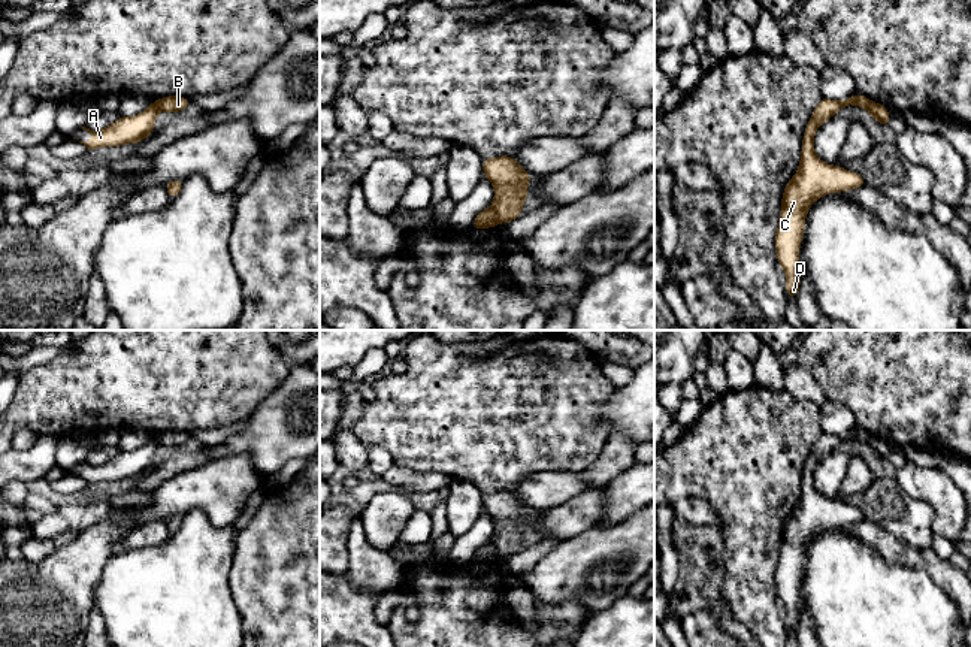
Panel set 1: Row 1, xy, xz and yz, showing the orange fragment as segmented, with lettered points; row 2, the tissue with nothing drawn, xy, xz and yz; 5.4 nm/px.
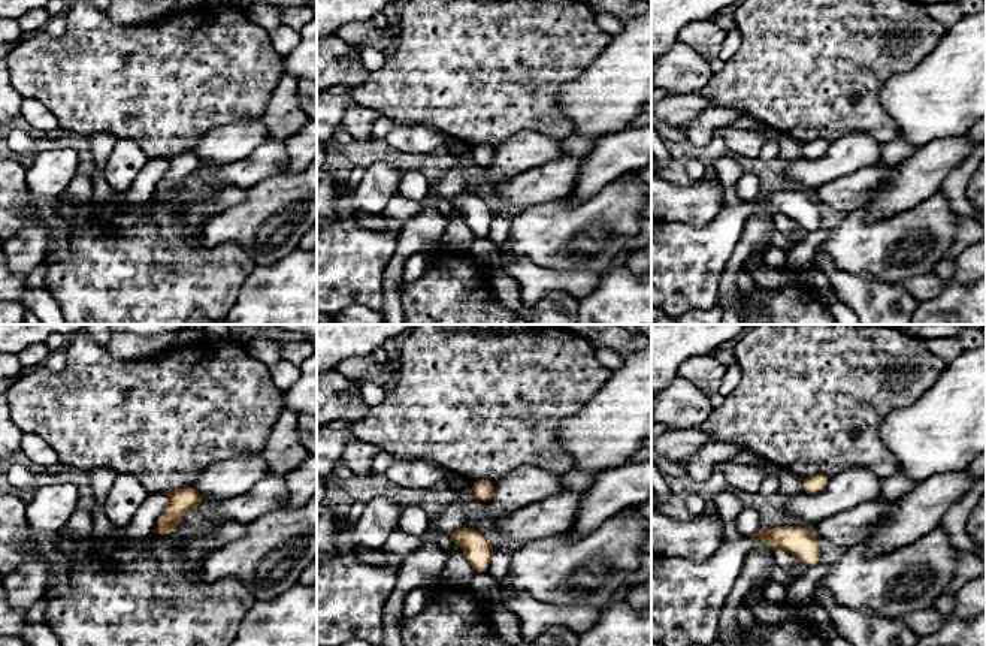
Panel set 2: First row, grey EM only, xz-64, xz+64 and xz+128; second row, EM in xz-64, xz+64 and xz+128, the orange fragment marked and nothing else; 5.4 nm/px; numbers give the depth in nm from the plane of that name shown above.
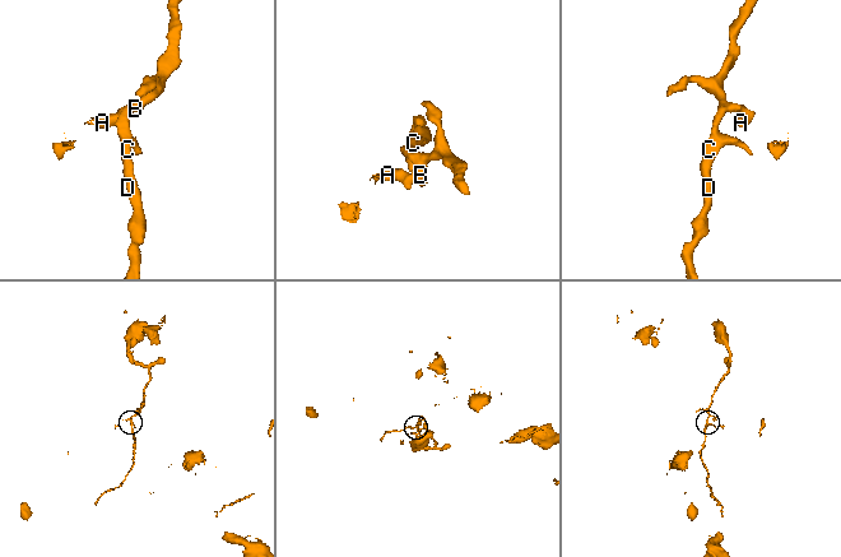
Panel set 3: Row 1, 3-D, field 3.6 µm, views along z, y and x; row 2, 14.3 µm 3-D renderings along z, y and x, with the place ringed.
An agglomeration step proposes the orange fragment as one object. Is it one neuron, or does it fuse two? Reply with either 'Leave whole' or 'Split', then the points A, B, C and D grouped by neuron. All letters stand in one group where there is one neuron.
Split. Groups: A / B C D

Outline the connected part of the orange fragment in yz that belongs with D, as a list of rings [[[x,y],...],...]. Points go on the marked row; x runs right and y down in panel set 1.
[[[859,93],[841,102],[822,97],[805,127],[799,167],[786,184],[775,233],[775,253],[786,273],[786,293],[789,299],[799,294],[801,264],[798,253],[808,208],[825,194],[865,185],[860,173],[849,172],[837,164],[826,164],[816,155],[814,133],[841,108],[856,105],[857,108],[868,109],[871,103],[868,97]]]

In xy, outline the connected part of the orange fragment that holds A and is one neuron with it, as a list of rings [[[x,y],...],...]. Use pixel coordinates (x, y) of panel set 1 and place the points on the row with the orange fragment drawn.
[[[154,100],[146,111],[134,117],[120,117],[117,123],[109,124],[106,129],[94,131],[84,126],[82,129],[91,133],[91,140],[79,142],[88,149],[121,146],[124,143],[136,145],[152,133],[158,112],[160,108]]]

